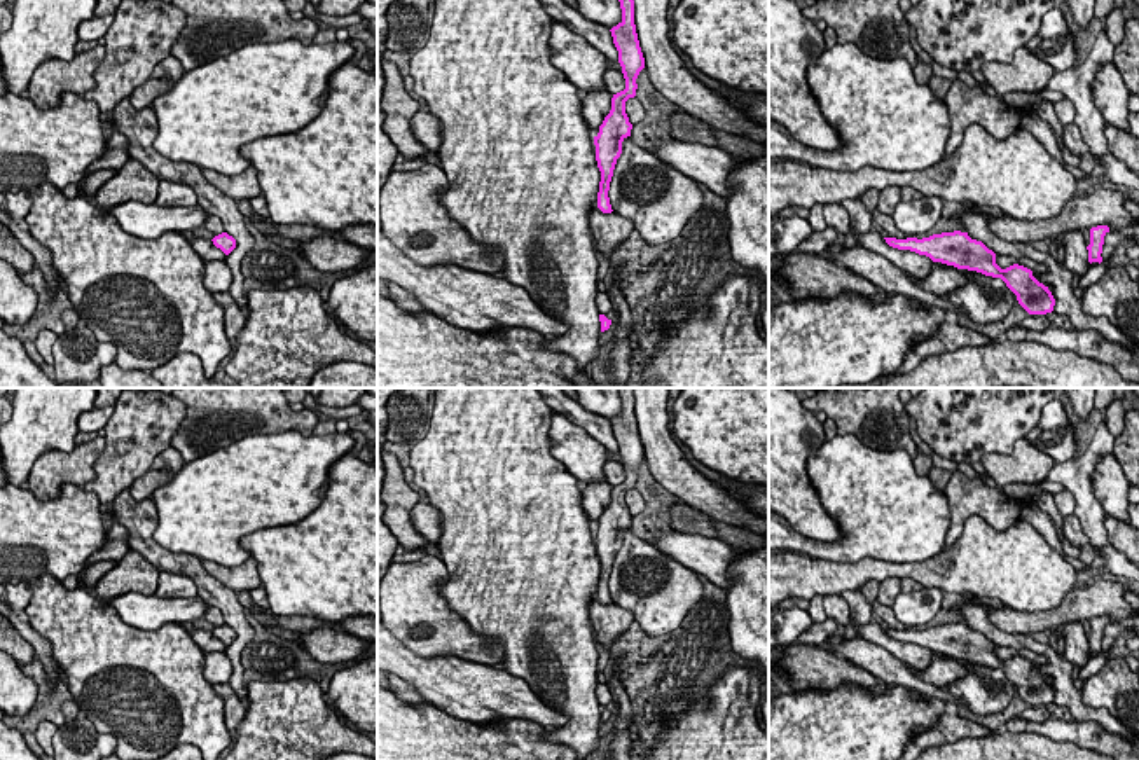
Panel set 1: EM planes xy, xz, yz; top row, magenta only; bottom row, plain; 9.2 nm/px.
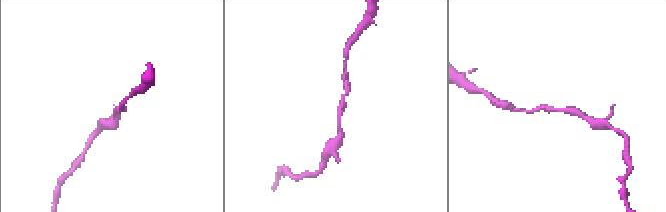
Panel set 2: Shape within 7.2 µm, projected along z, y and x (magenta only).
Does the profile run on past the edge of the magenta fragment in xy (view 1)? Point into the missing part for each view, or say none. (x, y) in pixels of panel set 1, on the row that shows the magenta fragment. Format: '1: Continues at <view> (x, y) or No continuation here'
1: No continuation here

